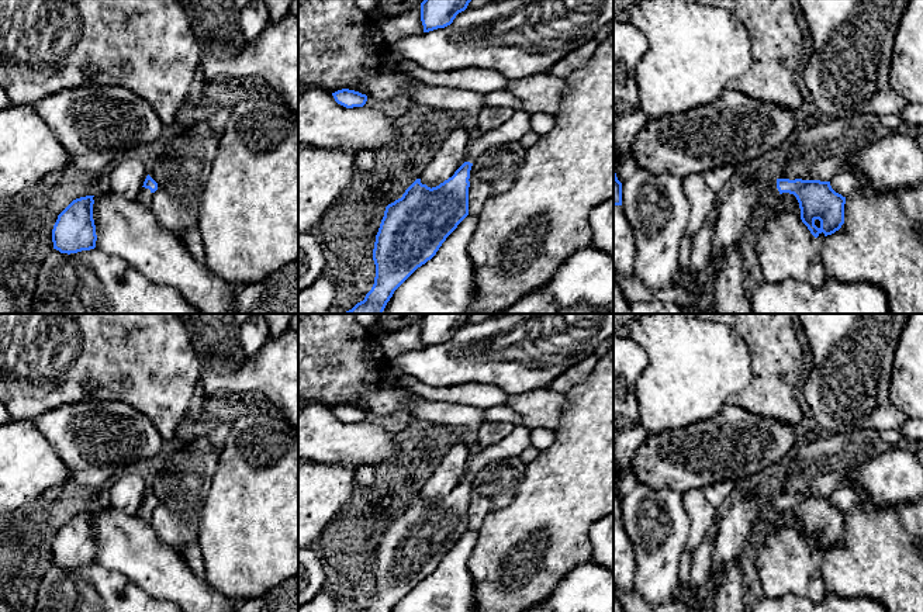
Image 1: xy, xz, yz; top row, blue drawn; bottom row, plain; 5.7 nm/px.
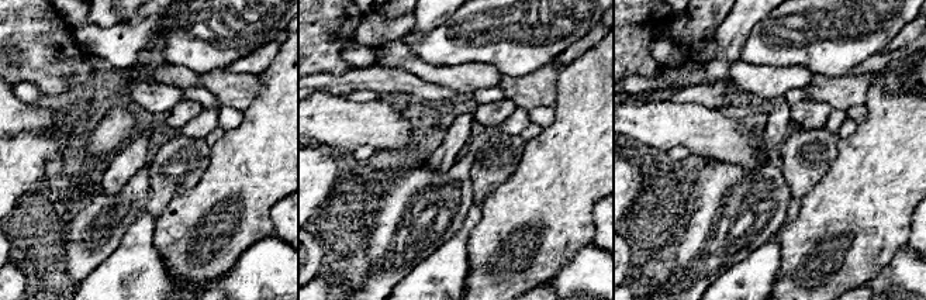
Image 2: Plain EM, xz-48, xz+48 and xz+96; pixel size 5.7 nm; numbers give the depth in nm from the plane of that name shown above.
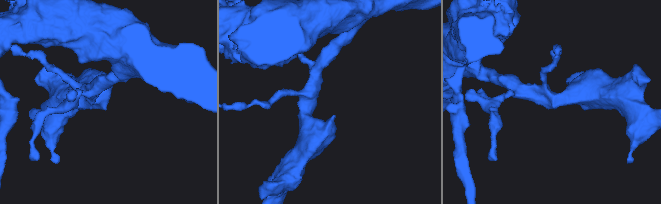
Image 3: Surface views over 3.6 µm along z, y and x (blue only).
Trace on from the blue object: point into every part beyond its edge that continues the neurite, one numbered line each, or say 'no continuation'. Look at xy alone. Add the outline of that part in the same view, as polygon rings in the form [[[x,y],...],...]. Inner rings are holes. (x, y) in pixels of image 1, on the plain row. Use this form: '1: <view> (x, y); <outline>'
1: xy (145, 510); [[[142,502],[134,515],[148,518],[153,512],[155,508],[152,508],[149,504]]]

